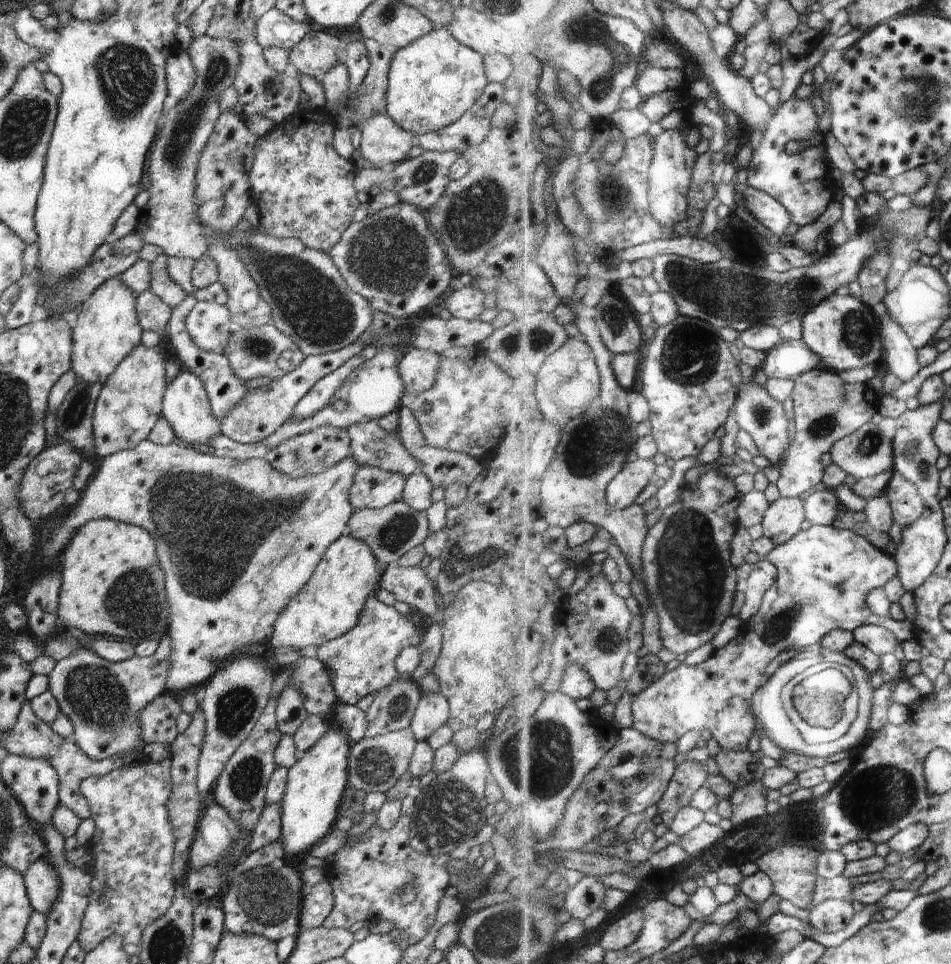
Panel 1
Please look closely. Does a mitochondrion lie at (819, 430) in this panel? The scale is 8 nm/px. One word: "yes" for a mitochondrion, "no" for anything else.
yes

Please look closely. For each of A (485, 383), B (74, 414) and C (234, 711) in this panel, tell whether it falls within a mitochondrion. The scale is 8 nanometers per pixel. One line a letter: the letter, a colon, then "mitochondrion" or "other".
A: other
B: mitochondrion
C: mitochondrion

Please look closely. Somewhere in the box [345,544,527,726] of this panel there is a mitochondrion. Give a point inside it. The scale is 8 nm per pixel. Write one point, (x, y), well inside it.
(400, 705)

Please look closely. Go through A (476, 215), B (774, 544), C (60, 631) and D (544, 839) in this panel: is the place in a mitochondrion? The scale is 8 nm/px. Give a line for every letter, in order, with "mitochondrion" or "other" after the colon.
A: mitochondrion
B: other
C: other
D: other

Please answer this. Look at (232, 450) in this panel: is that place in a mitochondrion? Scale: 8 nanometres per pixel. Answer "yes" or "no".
no

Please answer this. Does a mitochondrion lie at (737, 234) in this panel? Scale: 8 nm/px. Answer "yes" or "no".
yes

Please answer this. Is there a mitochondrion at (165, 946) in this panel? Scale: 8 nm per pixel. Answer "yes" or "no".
yes

